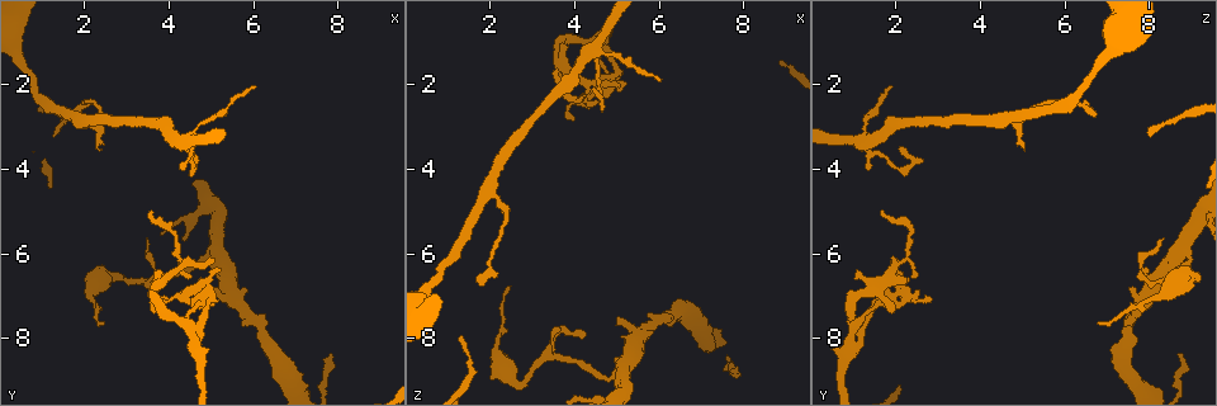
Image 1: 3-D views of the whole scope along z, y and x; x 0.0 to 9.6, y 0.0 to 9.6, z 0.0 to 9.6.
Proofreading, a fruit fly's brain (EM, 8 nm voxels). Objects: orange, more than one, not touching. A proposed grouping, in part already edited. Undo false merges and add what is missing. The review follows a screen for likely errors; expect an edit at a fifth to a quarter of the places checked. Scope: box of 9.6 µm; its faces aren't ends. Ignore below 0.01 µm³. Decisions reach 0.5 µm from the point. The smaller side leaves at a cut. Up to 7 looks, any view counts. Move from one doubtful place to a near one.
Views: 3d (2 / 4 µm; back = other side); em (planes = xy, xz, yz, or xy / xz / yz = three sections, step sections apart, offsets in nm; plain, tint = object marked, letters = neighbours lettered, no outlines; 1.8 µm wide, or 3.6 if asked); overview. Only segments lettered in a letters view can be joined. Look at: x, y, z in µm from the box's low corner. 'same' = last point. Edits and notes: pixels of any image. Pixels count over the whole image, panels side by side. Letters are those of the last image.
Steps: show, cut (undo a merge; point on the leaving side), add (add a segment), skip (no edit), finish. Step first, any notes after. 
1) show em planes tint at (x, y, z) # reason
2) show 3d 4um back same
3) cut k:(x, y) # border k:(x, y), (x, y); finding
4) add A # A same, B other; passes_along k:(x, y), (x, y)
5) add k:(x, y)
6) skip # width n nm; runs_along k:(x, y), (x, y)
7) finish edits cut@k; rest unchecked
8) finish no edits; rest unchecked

show em xz step 16 tint at (3.45, 6.60, 8.35) # sharp bend

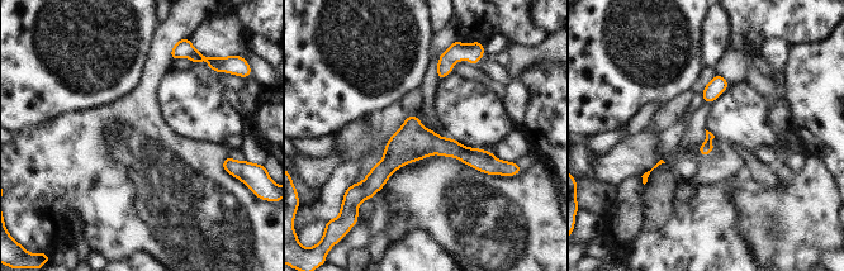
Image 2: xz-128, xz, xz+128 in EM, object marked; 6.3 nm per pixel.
show em planes letters same # another direction

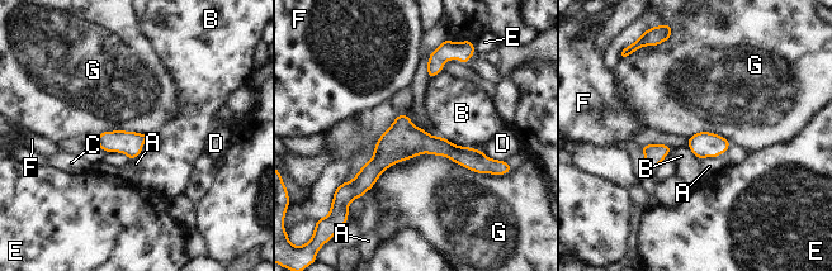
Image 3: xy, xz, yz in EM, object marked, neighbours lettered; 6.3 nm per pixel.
skip # width 150 nm; A other, B other, C other, D other, E other, F other, G other; runs_along 3:(487, 162), (396, 146), (357, 181); continuous, no second neuron

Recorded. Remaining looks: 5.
show 3d 4um at (4.95, 6.75, 7.55) # an open end

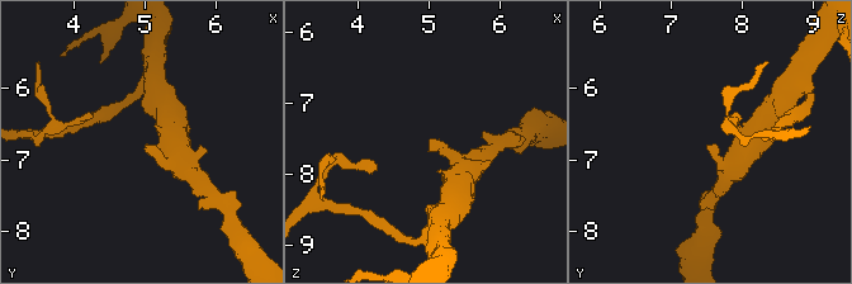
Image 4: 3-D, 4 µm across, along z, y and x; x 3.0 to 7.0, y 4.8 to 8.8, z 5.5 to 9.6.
show em planes letters at (5.00, 6.75, 7.50) # shape alone is not enough

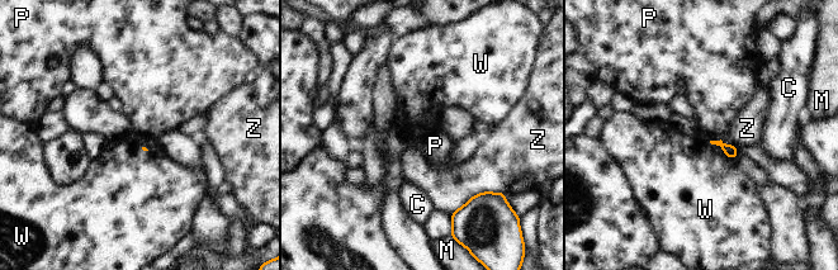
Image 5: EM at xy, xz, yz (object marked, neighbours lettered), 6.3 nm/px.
skip # longest_contact Z 280 nm; C other, M other, P other, W other, Z other; border 5:(720, 138), (709, 141); none of them fits

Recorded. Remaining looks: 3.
show 3d 2um at (4.70, 7.05, 1.90) # abrupt turn

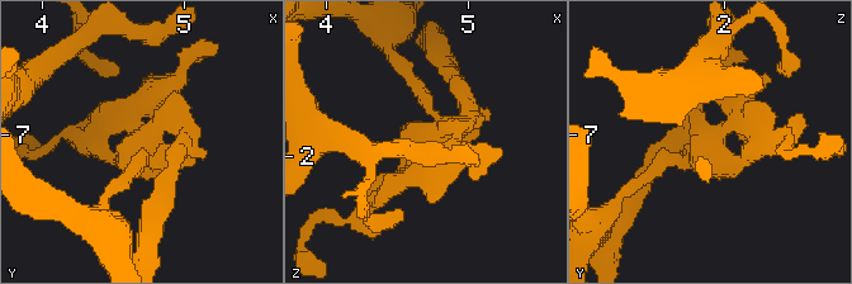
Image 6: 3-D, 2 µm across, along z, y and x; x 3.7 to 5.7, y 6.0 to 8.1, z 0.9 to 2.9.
show em xy step 16 tint at (4.72, 7.08, 1.90)

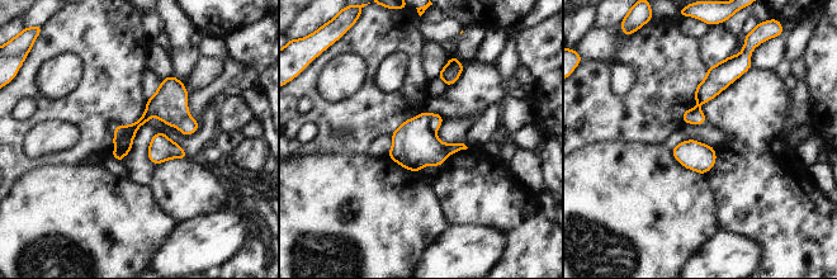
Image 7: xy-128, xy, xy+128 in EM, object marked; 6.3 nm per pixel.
show em planes letters same

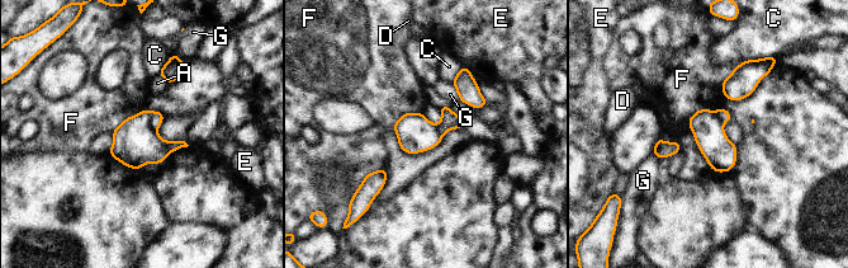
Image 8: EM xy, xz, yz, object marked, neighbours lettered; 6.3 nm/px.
skip # A other, C other, D other, E other, F other, G other; continuous, no second neuron

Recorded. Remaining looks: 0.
finish no edits; rest unchecked

